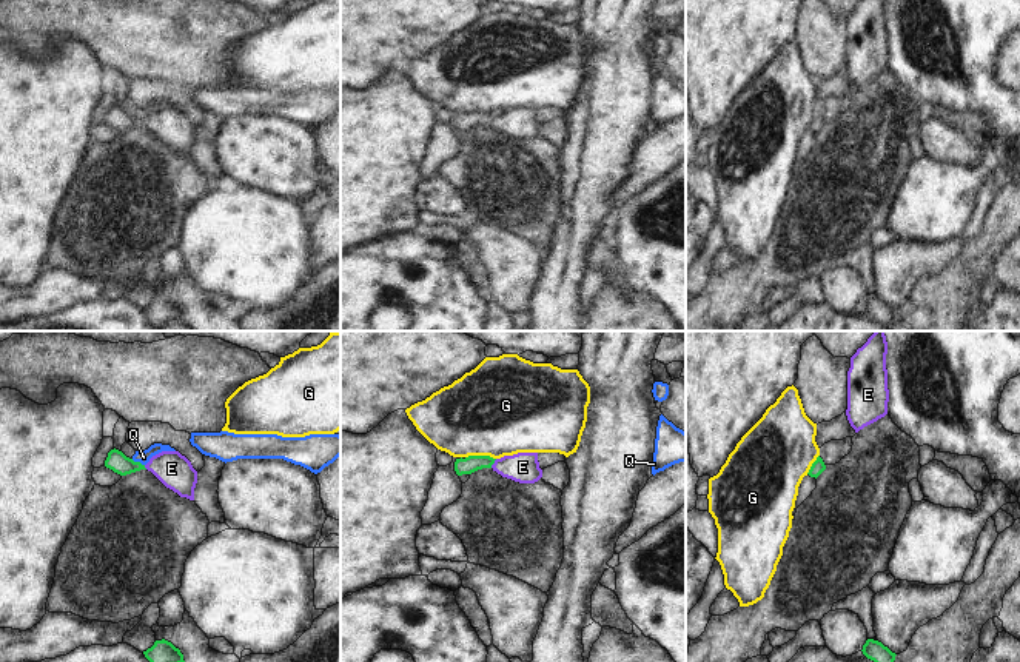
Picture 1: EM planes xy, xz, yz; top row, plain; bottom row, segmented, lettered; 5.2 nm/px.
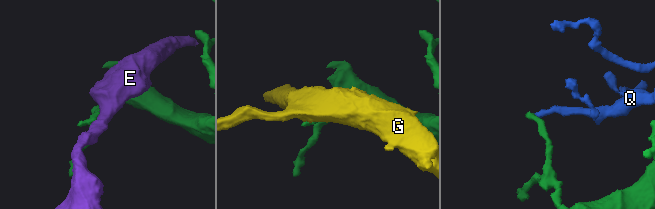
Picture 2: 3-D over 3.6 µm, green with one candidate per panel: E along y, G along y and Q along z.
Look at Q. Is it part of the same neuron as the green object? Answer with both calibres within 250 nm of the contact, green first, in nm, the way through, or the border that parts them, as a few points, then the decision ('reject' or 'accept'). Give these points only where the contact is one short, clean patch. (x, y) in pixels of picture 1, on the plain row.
110 nm thick on the green side, 70 nm on the other; border along xy (131, 114), (144, 120); reject

